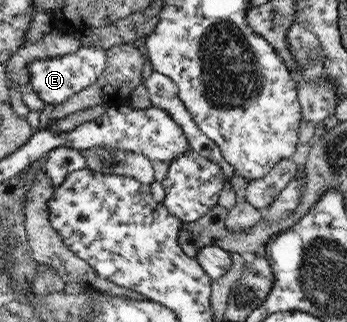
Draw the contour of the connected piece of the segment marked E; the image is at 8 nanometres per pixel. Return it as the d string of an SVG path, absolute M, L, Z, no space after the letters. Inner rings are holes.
M80 47L78 52L52 59L38 59L28 63L29 89L35 91L38 97L50 108L64 104L72 96L95 83L107 69L107 50L102 47Z

